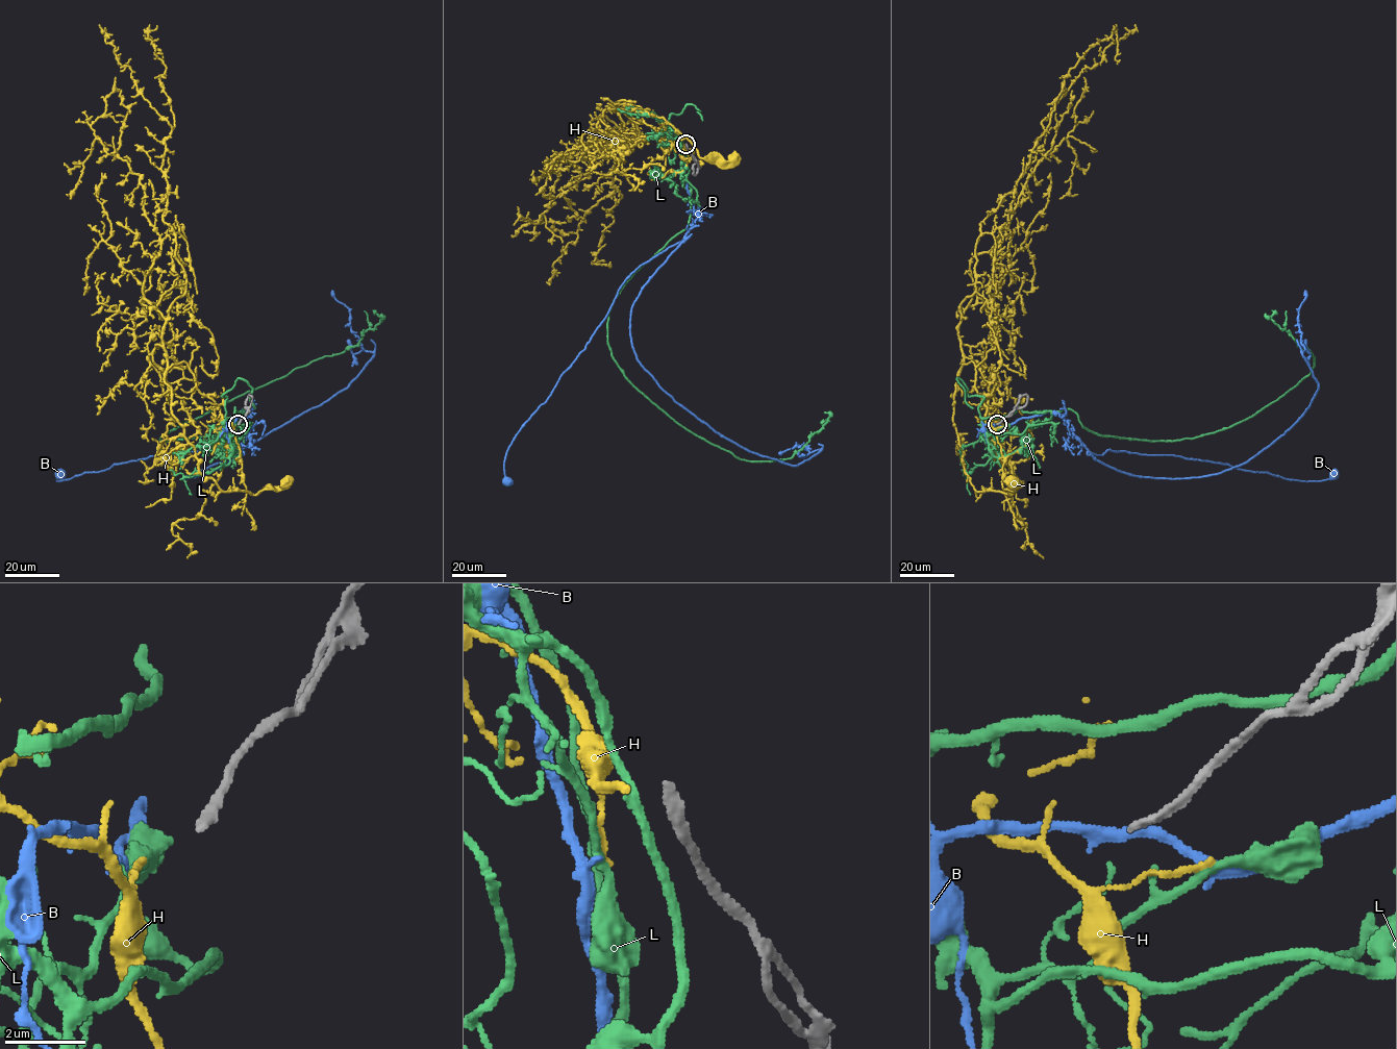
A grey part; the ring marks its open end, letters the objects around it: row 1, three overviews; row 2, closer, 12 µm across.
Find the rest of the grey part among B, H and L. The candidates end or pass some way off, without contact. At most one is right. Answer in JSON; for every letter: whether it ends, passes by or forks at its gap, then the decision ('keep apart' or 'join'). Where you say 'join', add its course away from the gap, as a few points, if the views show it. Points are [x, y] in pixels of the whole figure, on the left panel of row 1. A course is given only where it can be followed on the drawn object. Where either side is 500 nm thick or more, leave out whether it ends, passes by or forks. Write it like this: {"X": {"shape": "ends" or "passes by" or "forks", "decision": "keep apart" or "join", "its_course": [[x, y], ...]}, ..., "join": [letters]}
{"B": {"shape": "passes by", "decision": "keep apart"}, "H": {"shape": "passes by", "decision": "keep apart"}, "L": {"shape": "passes by", "decision": "keep apart"}, "join": []}

